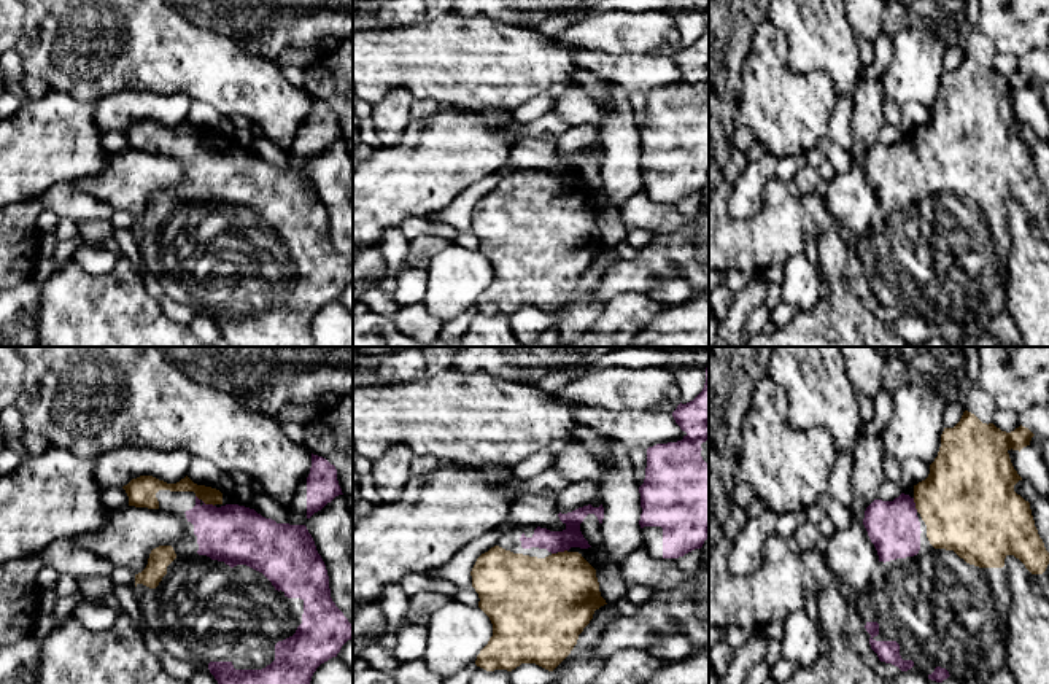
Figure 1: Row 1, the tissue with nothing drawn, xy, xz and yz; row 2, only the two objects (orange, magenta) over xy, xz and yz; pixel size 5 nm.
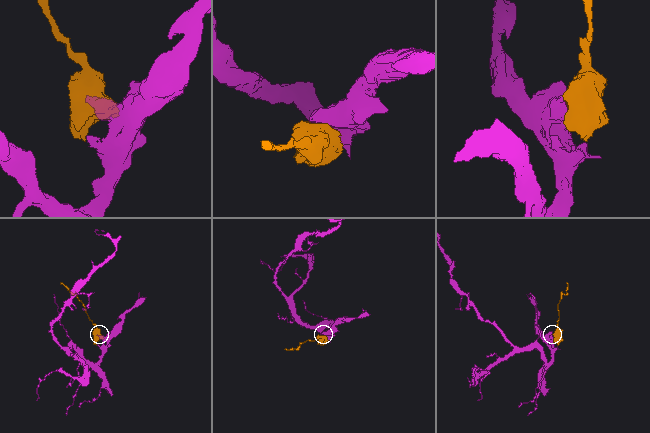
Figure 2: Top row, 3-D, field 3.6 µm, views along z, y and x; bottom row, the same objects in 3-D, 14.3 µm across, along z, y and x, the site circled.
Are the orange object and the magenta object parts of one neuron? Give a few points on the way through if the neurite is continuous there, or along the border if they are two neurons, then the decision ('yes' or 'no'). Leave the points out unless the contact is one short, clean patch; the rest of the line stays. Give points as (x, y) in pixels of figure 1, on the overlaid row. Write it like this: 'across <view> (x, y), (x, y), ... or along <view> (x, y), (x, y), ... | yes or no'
across yz (965, 501), (924, 501), (916, 505), (894, 527) | yes

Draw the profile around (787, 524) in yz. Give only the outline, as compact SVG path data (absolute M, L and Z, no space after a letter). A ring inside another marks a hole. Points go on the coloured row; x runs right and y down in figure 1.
M804 511L792 512L792 514L782 514L776 525L776 533L782 536L784 539L788 539L793 536L793 533L804 523Z

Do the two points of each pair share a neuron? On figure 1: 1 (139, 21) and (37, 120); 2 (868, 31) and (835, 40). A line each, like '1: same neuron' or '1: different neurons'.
1: different neurons
2: different neurons

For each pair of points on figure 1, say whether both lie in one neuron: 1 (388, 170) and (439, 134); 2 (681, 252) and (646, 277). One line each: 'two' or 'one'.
1: one
2: one

